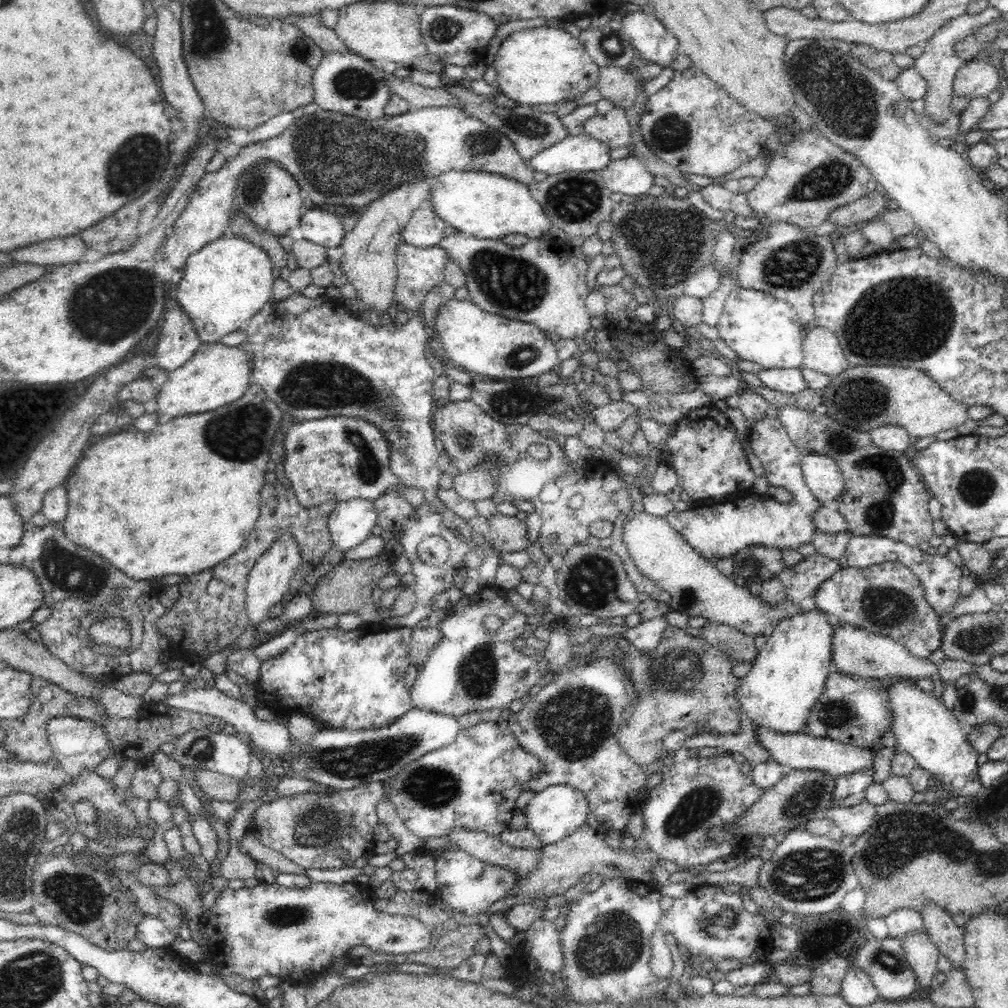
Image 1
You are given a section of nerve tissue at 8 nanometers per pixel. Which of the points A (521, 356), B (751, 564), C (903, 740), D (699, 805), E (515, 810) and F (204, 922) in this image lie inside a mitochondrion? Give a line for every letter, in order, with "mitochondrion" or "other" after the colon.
A: mitochondrion
B: mitochondrion
C: other
D: mitochondrion
E: other
F: other

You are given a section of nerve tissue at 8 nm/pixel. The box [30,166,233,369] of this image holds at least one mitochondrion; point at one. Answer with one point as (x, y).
(97, 307)

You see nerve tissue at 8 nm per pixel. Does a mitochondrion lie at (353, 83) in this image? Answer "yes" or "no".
yes

